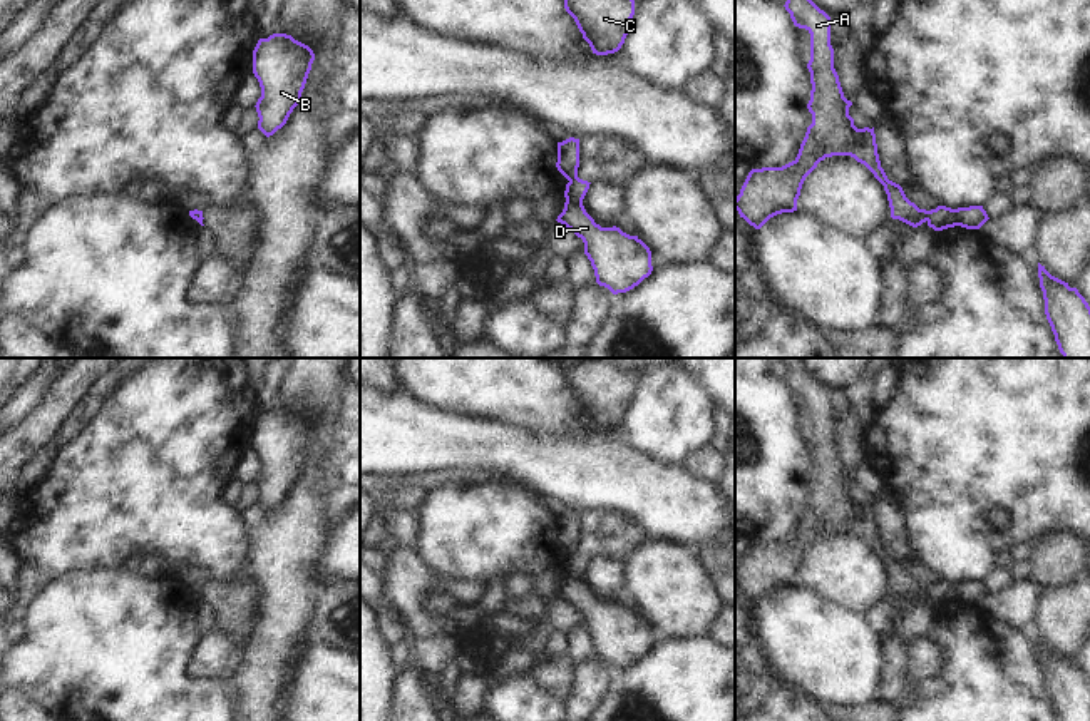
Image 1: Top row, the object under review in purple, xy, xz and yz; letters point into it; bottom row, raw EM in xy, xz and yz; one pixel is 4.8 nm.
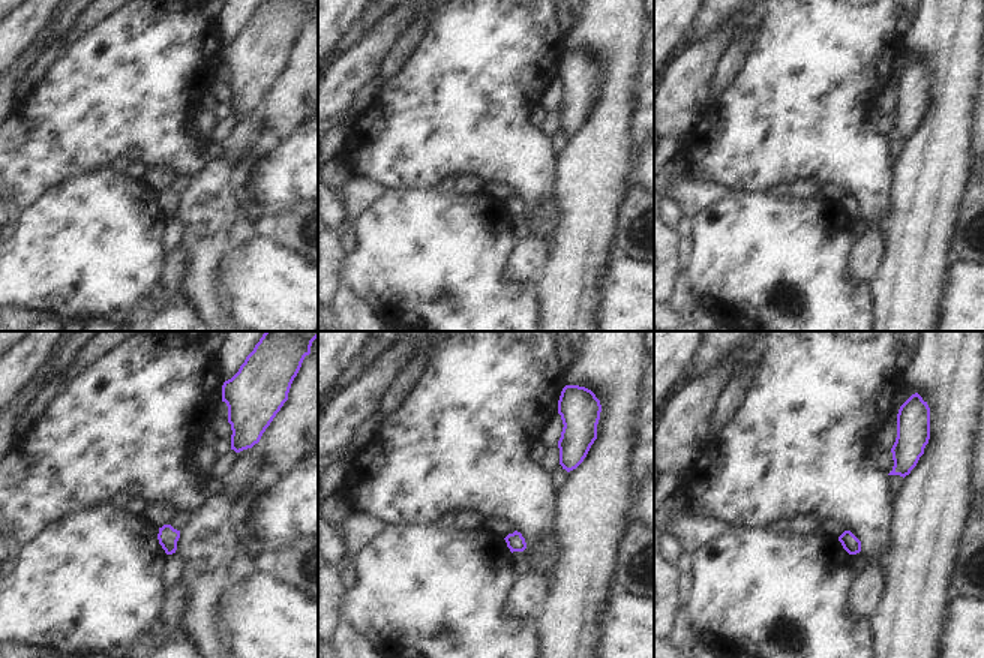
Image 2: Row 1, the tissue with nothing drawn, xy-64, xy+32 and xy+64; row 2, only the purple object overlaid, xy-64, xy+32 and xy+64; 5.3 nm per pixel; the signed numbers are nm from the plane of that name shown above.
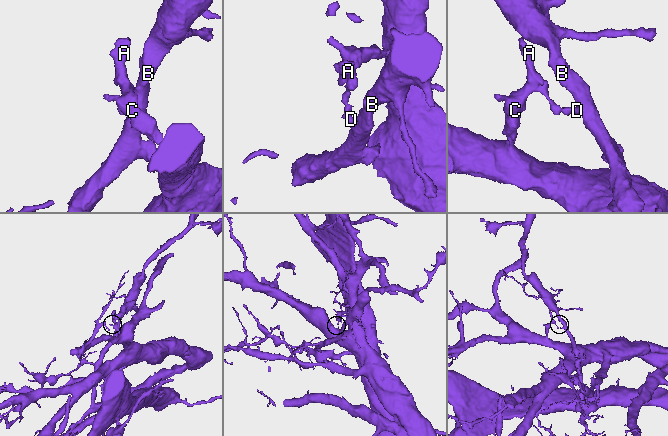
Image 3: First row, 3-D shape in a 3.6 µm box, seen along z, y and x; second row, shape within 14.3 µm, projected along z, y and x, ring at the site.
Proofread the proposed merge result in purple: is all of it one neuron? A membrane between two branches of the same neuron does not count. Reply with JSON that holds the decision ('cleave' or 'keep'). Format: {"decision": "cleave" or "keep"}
{"decision": "cleave"}

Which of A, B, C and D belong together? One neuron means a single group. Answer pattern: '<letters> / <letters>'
A C / B D

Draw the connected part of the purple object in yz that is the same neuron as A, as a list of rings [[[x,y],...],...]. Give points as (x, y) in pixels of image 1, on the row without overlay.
[[[784,358],[785,385],[795,401],[810,408],[810,475],[812,499],[807,502],[797,532],[782,542],[752,544],[735,572],[735,584],[750,601],[760,604],[770,592],[797,585],[805,552],[820,535],[851,530],[864,539],[884,560],[891,592],[913,602],[928,596],[928,585],[911,577],[902,562],[887,554],[881,542],[874,502],[857,504],[849,490],[851,475],[844,472],[834,443],[830,391],[804,366],[802,358]]]

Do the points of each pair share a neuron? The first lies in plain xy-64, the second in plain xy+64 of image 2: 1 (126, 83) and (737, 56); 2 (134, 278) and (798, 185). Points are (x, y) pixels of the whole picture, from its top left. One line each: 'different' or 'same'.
1: different
2: different

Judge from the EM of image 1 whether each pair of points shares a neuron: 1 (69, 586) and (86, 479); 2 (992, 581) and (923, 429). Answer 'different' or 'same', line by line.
1: different
2: different

